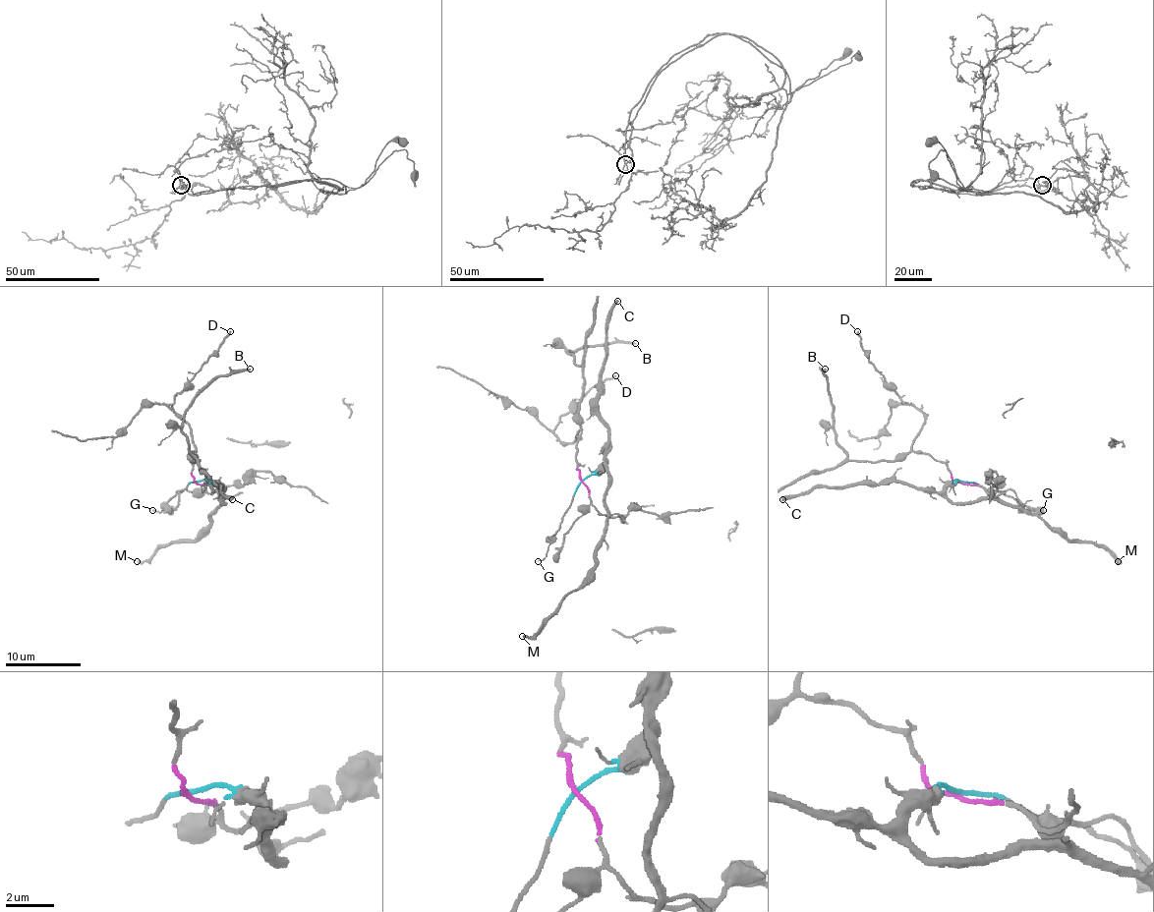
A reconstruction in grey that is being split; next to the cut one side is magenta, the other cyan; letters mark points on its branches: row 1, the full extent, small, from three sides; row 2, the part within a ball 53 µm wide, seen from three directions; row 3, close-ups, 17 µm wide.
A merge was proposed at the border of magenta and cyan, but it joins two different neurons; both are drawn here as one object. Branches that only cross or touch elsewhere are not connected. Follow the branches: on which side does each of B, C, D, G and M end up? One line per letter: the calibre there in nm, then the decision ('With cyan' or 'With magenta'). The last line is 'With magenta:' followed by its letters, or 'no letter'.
B: Thickness 240 nm. With magenta
C: Thickness 360 nm. With cyan
D: Thickness 200 nm. With magenta
G: Thickness 100 nm. With cyan
M: Thickness 260 nm. With cyan
With magenta: B, D

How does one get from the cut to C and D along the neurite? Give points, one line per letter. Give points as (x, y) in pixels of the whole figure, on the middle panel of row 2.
C: (582, 481), (599, 468), (606, 456), (608, 431), (597, 404), (599, 371), (606, 353), (610, 310), (617, 301)
D: (582, 481), (576, 462), (580, 429), (571, 443), (563, 443), (553, 429), (559, 419), (594, 386), (615, 375)

